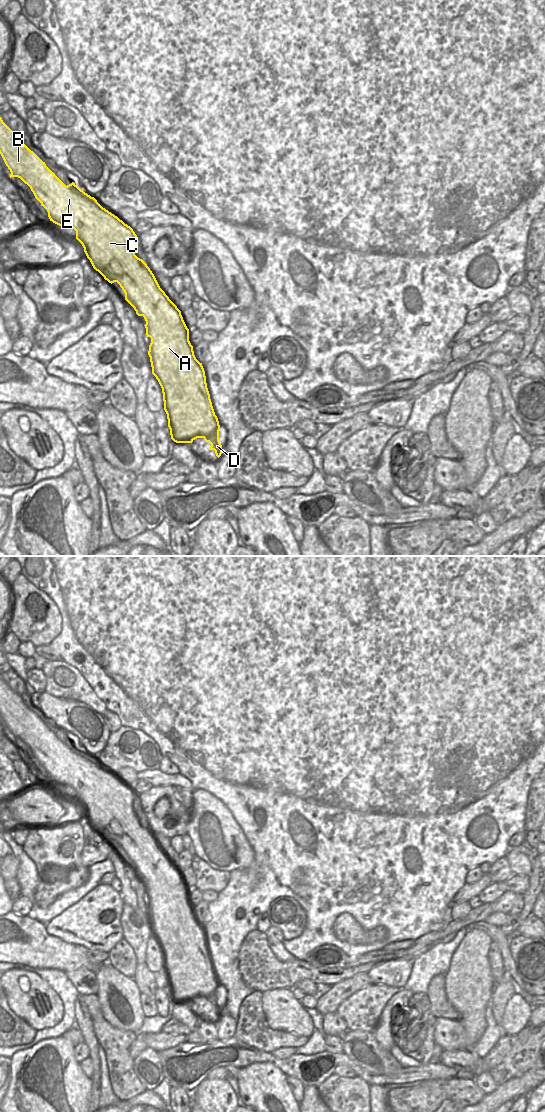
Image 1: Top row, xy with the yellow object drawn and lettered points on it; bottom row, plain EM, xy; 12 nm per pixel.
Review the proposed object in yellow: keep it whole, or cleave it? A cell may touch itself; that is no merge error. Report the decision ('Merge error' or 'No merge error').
No merge error.

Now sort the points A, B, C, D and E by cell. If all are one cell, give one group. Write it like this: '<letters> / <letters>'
A B C D E

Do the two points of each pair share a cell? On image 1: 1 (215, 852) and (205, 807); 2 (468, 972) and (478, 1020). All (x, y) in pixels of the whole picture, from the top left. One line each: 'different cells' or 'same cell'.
1: same cell
2: same cell

